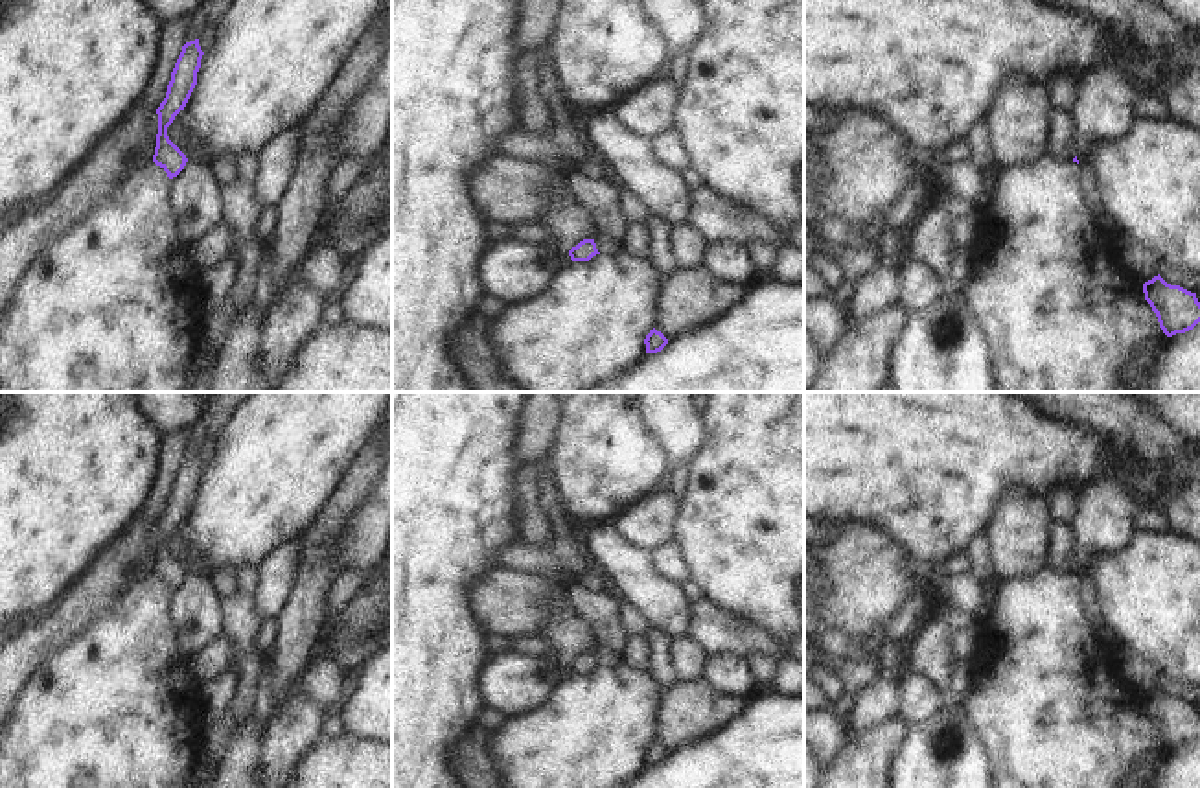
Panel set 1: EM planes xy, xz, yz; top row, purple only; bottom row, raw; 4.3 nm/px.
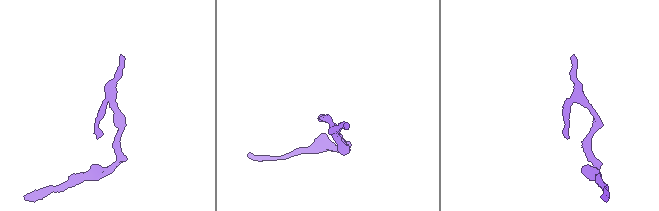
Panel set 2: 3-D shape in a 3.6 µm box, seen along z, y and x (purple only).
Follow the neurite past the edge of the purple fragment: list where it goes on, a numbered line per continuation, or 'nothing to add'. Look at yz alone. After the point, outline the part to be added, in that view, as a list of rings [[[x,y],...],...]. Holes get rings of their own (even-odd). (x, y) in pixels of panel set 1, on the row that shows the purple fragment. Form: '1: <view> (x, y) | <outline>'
nothing to add

